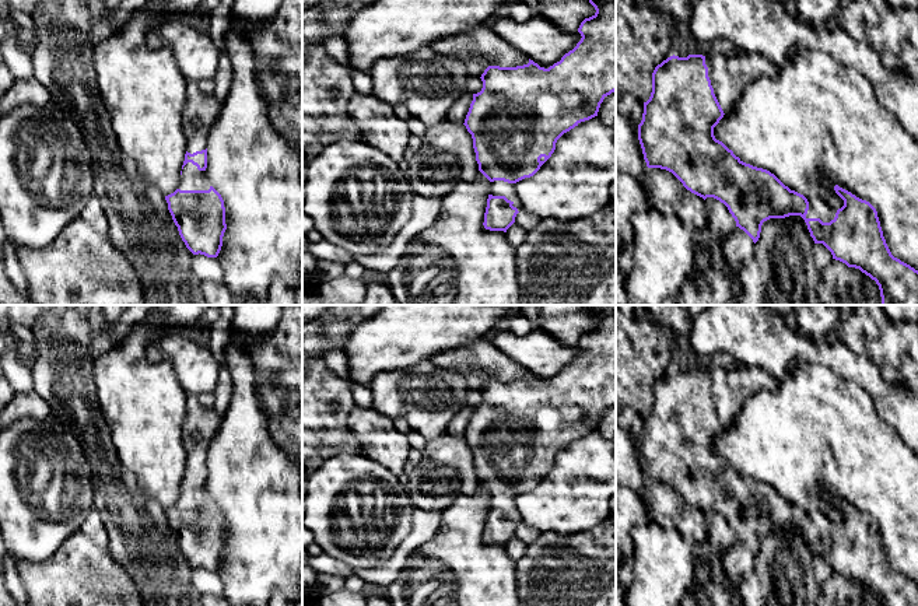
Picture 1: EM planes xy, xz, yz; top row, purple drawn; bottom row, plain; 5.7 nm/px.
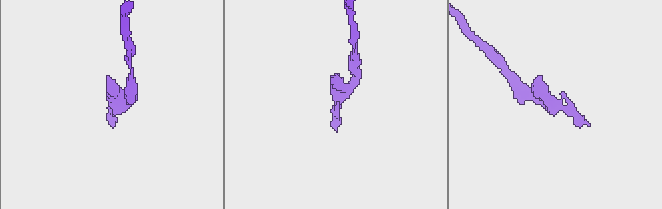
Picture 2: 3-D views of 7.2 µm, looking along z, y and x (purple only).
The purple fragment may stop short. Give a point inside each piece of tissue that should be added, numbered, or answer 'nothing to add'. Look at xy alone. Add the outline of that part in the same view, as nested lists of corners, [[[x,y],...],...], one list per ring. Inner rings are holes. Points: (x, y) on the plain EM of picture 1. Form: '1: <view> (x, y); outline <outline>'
1: xy (192, 493); outline [[[188,476],[182,483],[181,504],[209,504],[210,497],[206,484],[199,484],[196,479]]]

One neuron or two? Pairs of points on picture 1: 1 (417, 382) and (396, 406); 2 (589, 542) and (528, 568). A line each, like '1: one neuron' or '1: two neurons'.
1: one neuron
2: one neuron

